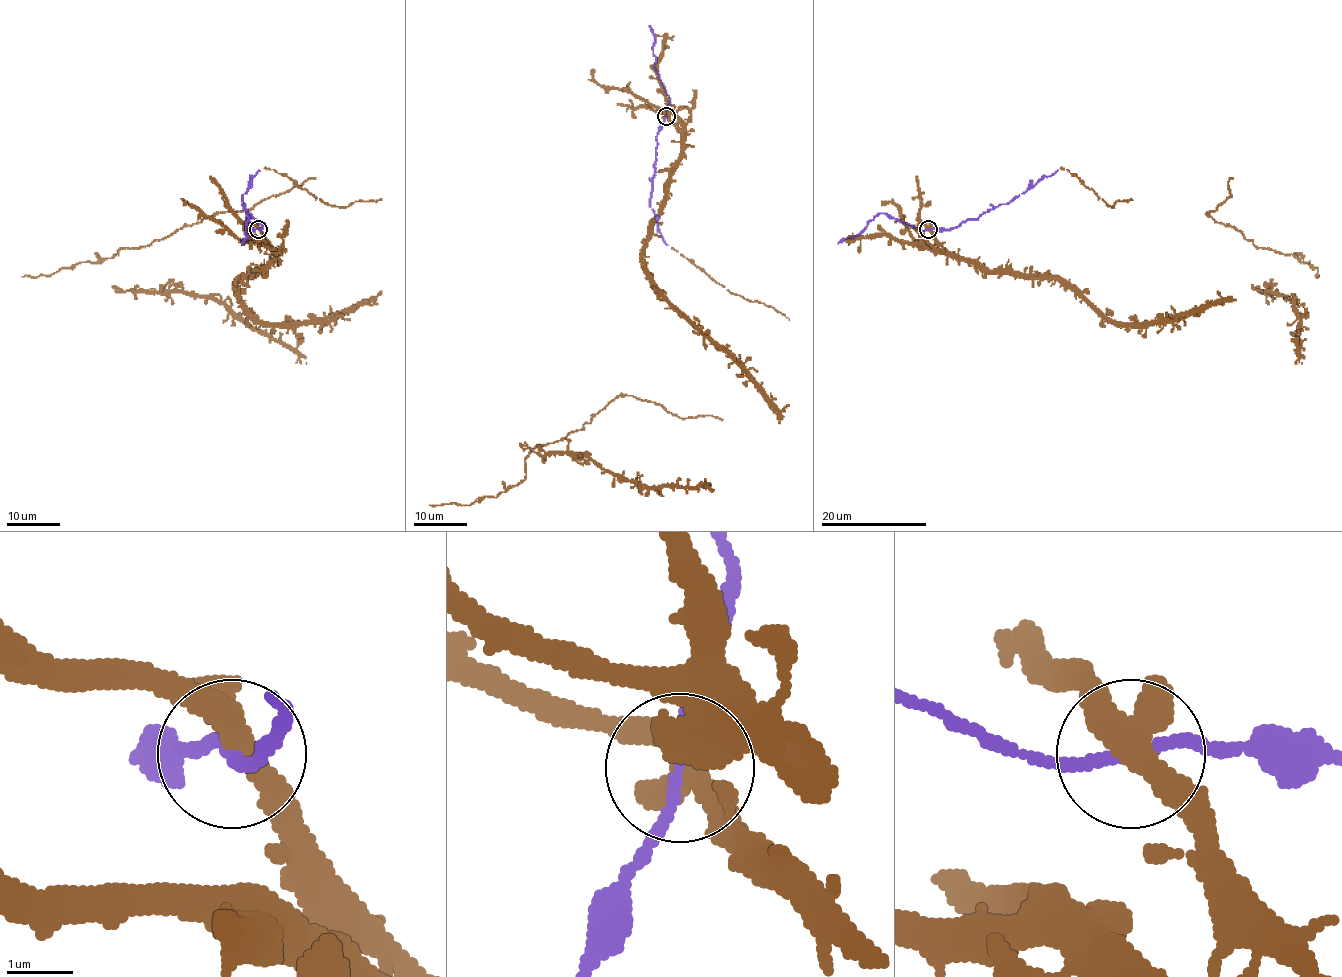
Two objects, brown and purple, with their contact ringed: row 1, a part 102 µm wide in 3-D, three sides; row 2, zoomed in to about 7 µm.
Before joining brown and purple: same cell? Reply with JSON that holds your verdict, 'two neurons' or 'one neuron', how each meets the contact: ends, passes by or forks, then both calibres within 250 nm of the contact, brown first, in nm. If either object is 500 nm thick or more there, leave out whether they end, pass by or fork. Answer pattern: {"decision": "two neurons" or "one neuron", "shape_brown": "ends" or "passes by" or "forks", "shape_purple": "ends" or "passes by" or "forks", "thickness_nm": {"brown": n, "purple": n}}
{"decision": "one neuron", "shape_brown": "forks", "shape_purple": "passes by", "thickness_nm": {"brown": 400, "purple": 150}}

